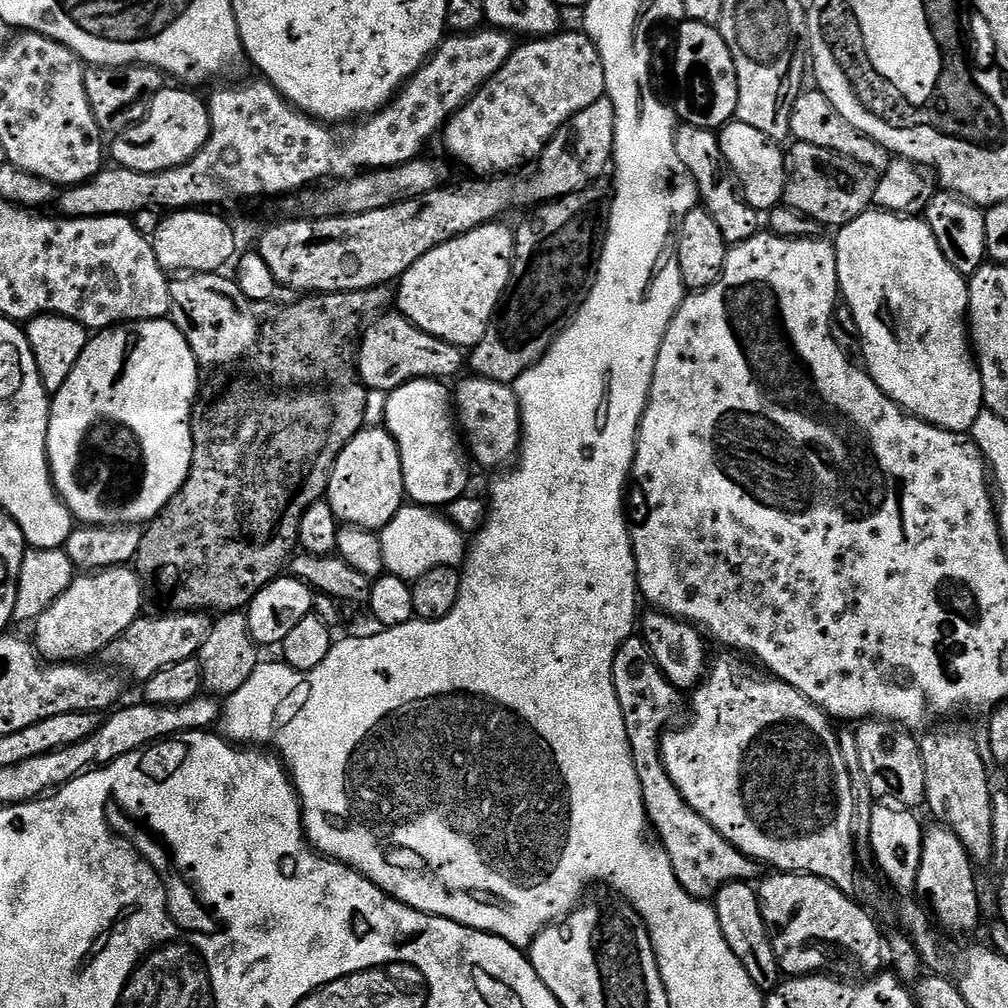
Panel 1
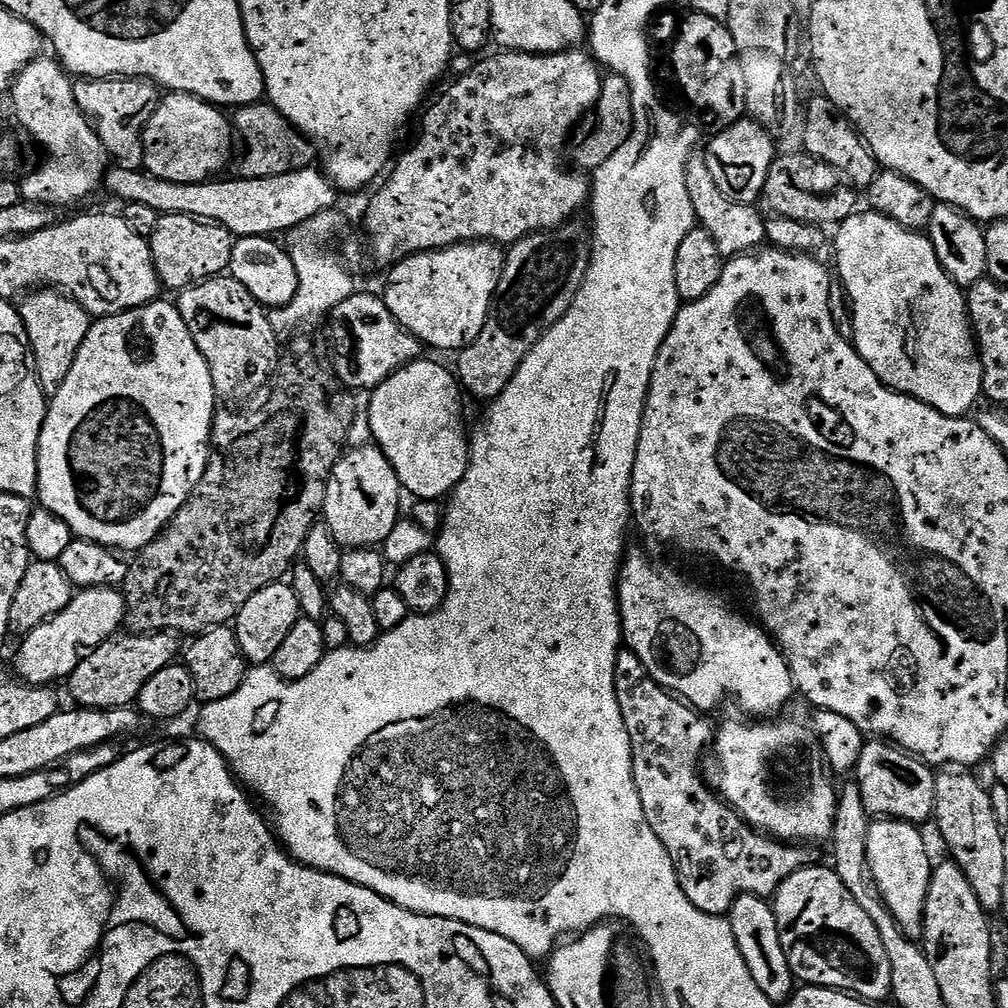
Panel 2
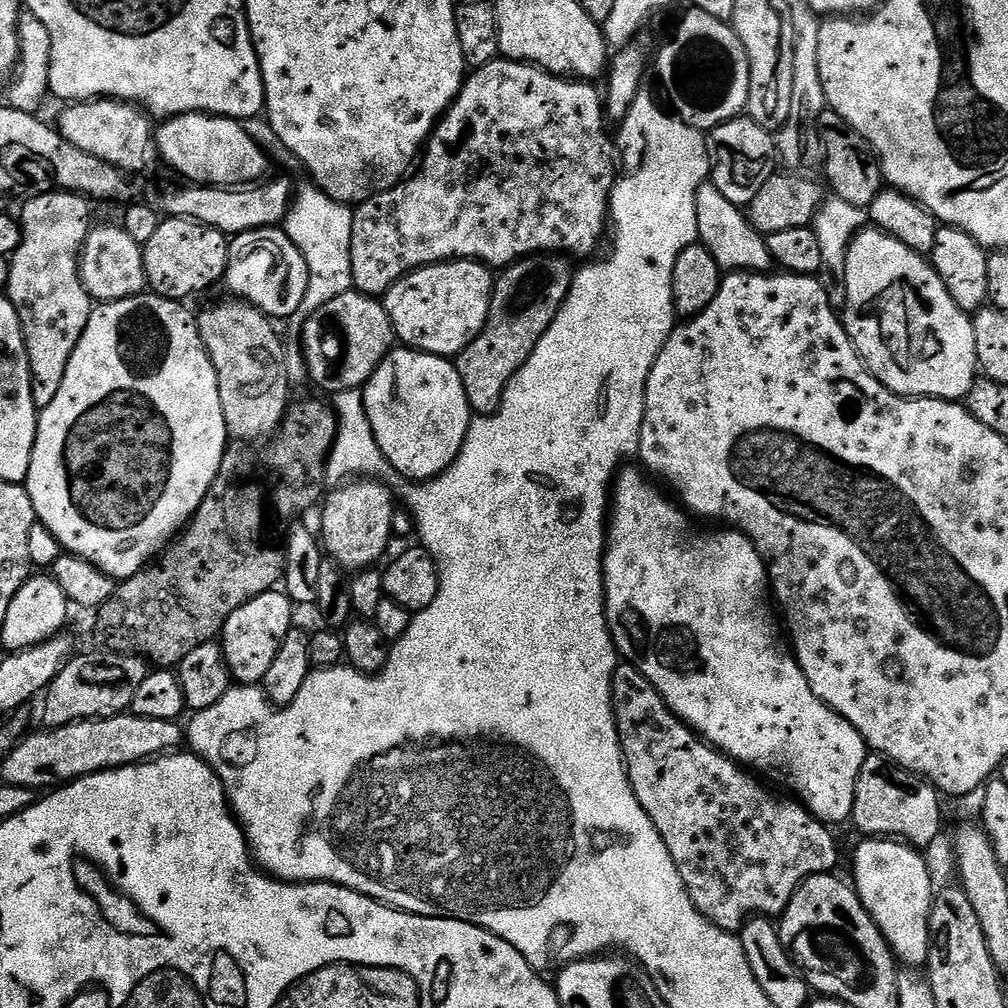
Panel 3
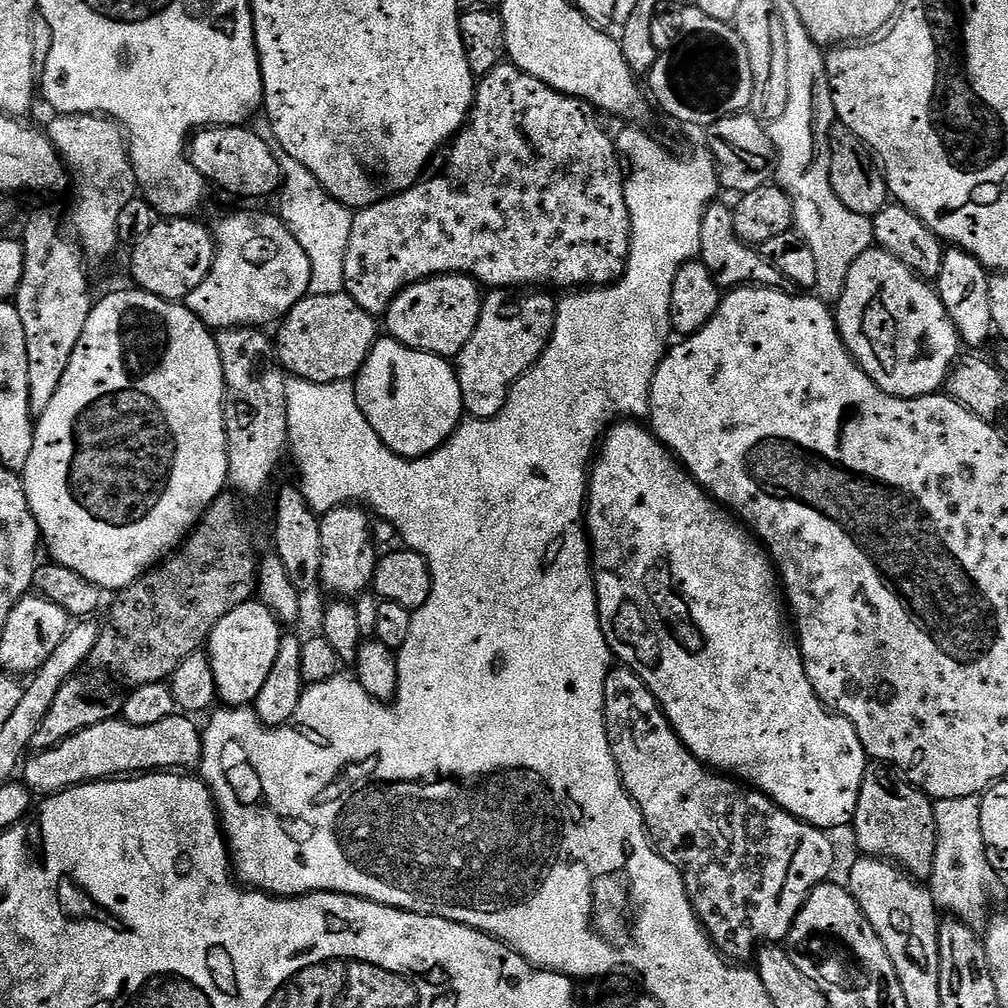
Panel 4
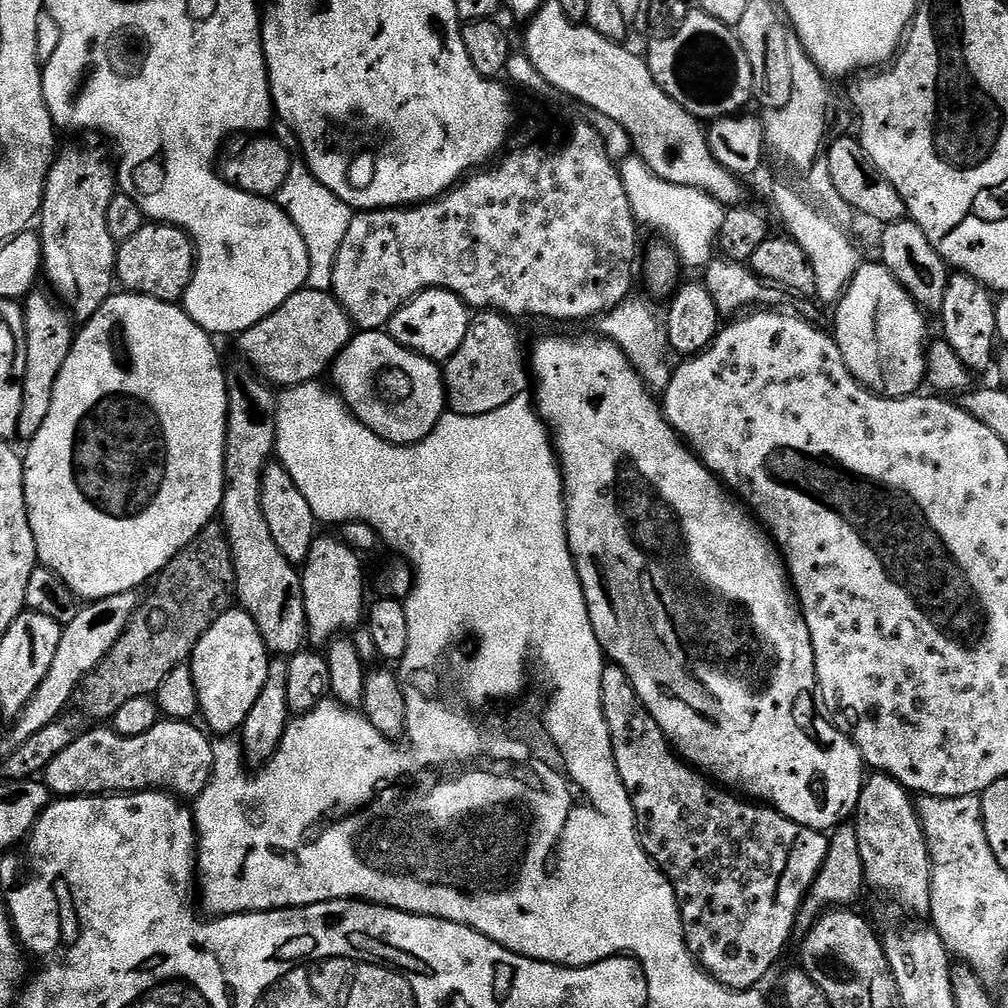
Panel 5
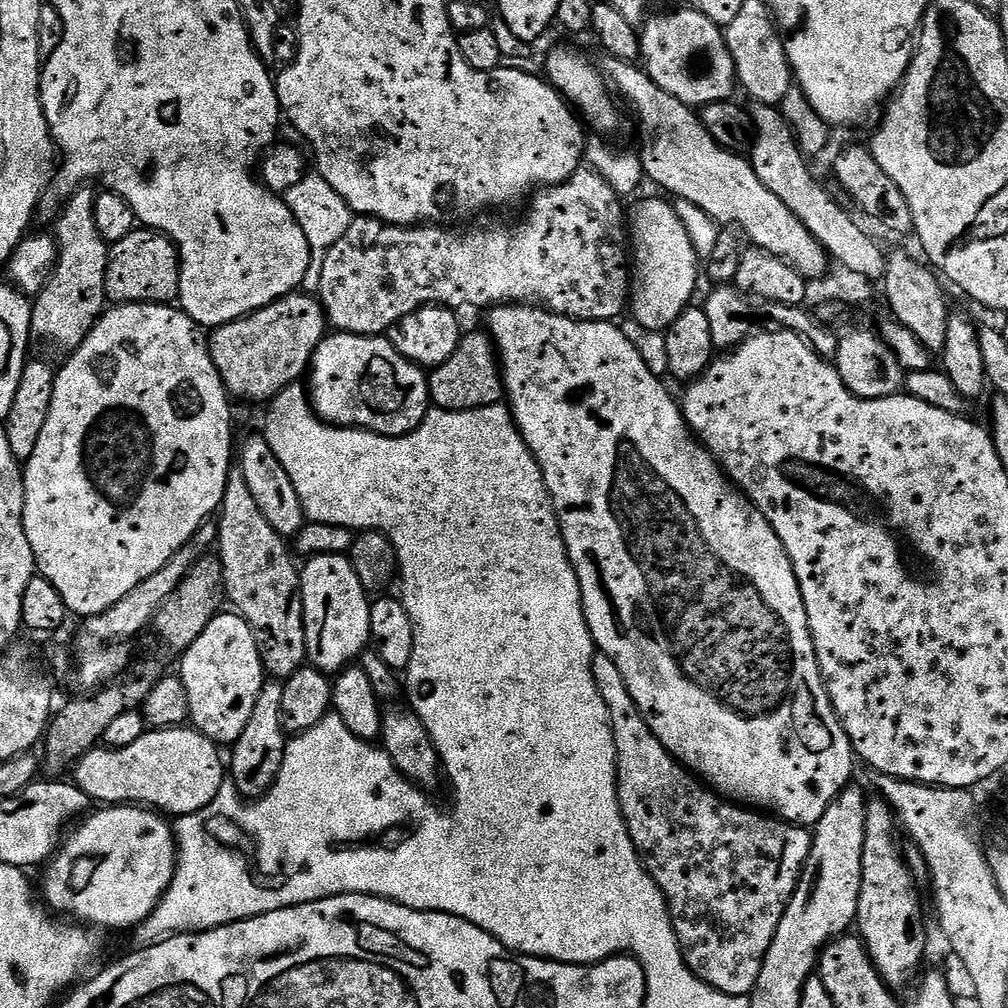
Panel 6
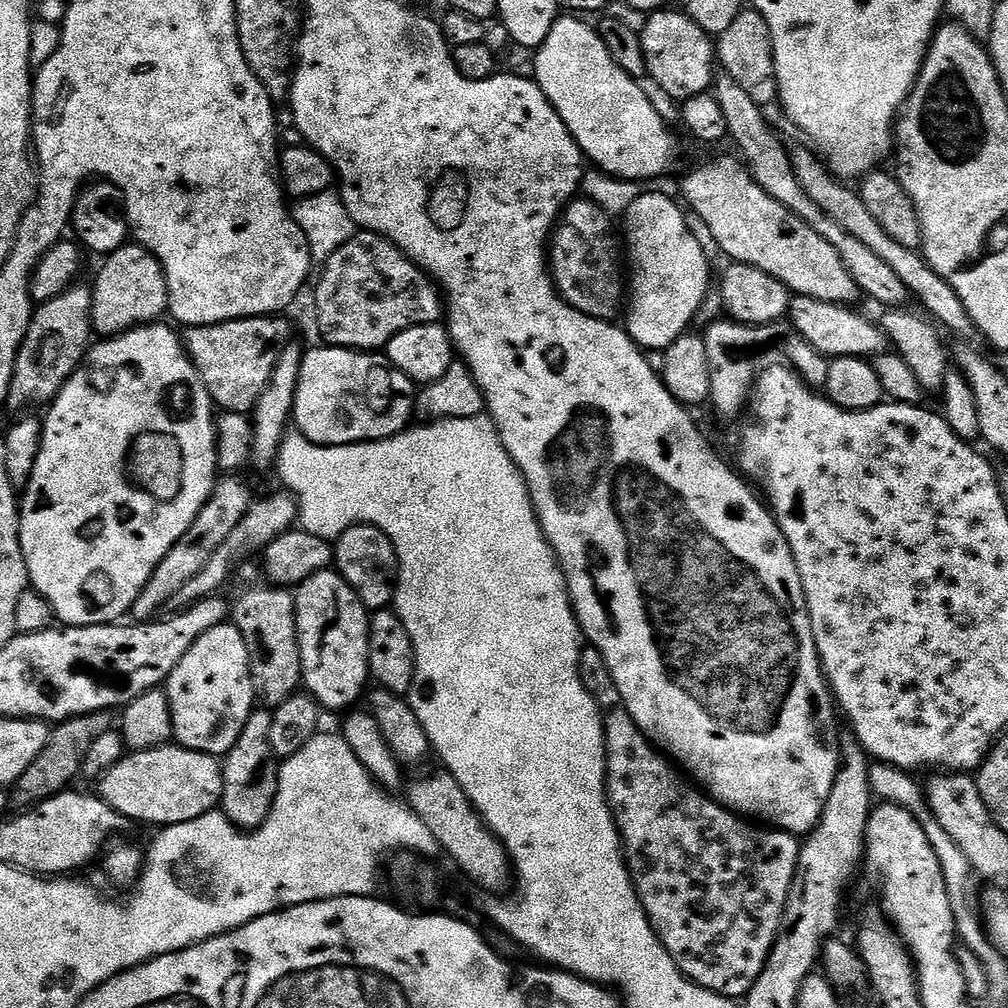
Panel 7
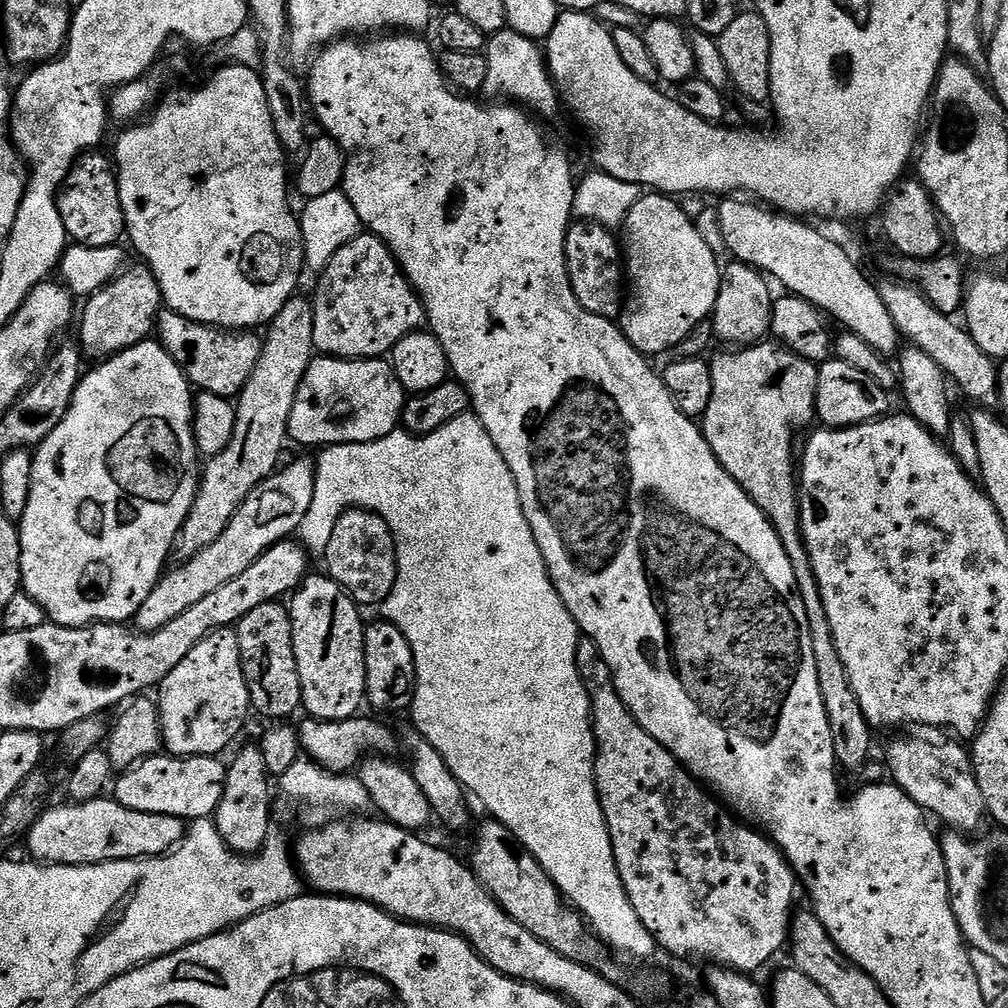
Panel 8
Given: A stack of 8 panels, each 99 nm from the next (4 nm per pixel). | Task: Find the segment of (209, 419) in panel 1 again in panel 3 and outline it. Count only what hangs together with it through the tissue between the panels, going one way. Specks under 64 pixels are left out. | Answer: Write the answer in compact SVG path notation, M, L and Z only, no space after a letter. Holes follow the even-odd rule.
M300 400L289 403L288 410L284 414L284 420L275 434L263 445L261 452L252 452L248 446L232 446L224 453L224 461L216 475L216 481L210 486L206 498L198 506L198 510L192 515L190 523L163 549L162 554L157 555L142 571L134 574L129 580L121 580L116 585L114 594L95 613L96 632L105 649L109 652L123 652L126 656L142 656L149 665L160 670L175 669L197 646L216 640L221 635L234 610L246 603L247 600L258 598L264 592L273 591L284 579L284 546L290 526L297 523L296 520L303 512L308 512L312 507L321 503L326 492L326 477L328 475L328 455L332 452L332 443L336 440L336 425L338 417L335 407L331 403L323 404L320 400Z

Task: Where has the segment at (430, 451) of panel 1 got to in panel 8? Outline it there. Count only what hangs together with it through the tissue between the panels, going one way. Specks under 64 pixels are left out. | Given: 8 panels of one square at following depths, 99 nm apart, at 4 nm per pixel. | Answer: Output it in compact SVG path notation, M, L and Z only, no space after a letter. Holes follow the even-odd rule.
M317 355L306 370L288 435L308 448L323 449L334 444L365 444L381 440L401 427L406 393L387 359L339 360Z

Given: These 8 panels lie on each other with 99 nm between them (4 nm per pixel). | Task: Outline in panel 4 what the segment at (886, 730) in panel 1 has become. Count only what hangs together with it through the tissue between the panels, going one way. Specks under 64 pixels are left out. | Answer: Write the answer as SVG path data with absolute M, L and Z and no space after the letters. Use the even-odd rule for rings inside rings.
M869 766L864 771L862 786L856 803L856 813L852 815L851 831L856 831L856 844L868 858L887 860L903 870L917 882L928 882L934 870L936 826L933 801L919 788L894 775L888 766Z

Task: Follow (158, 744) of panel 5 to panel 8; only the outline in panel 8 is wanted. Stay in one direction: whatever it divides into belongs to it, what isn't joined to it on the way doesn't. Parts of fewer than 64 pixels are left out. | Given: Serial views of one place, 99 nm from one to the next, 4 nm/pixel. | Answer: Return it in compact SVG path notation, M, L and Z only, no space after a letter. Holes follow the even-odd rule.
M151 756L119 773L114 799L130 810L142 810L146 814L166 814L185 822L207 820L222 802L228 773L222 761L214 756Z

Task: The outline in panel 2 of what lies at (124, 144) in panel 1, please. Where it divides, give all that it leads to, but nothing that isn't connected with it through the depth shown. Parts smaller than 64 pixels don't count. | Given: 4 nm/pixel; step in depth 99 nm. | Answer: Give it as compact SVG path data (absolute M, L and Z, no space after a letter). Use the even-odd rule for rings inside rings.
M174 92L165 95L156 105L150 122L144 127L142 137L142 153L144 152L143 171L152 176L162 178L166 182L179 184L203 184L205 180L219 177L220 172L228 164L232 156L232 136L234 137L234 124L231 119L223 116L221 109L205 100L199 100L185 92Z

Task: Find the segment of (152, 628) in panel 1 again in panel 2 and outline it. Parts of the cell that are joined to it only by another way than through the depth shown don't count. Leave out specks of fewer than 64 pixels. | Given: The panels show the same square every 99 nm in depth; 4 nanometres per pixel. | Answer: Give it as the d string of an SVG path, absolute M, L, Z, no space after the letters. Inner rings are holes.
M171 632L117 634L102 642L69 674L66 687L81 708L127 708L140 699L142 686L181 655L182 644Z

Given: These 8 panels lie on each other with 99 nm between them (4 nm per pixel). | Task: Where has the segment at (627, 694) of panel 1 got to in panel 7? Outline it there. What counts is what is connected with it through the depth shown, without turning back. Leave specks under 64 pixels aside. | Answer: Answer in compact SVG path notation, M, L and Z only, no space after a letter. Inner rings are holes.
M591 646L581 647L580 677L586 686L586 690L595 698L601 709L607 710L603 713L603 718L604 745L608 751L608 774L606 777L608 806L612 809L612 816L615 818L616 826L620 830L628 871L632 873L632 884L636 887L636 893L646 910L649 922L652 923L652 927L656 930L656 936L670 954L670 958L674 958L678 970L693 984L697 984L700 988L705 988L711 992L716 992L719 996L729 998L747 996L748 991L754 986L754 982L758 982L758 974L762 974L762 970L766 966L766 958L778 938L778 930L784 917L784 907L788 901L788 895L796 877L796 867L800 861L801 841L791 832L769 830L767 827L757 826L755 823L749 822L745 817L733 812L731 808L725 808L723 804L717 804L707 792L697 787L667 755L657 751L651 739L641 732L639 726L634 722L634 718L630 718L630 714L621 706L622 701L618 694L618 686L610 674L610 666L606 666L606 658L602 658L602 654L598 649Z

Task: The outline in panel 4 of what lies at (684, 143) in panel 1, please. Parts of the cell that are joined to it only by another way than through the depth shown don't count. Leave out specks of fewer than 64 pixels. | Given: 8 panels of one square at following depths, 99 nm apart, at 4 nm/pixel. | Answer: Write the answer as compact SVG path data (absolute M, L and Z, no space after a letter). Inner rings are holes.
M713 202L702 214L702 230L698 234L700 243L699 260L714 278L721 290L731 290L741 286L763 286L783 289L786 277L774 267L753 245L742 242L734 230L734 214L729 205Z

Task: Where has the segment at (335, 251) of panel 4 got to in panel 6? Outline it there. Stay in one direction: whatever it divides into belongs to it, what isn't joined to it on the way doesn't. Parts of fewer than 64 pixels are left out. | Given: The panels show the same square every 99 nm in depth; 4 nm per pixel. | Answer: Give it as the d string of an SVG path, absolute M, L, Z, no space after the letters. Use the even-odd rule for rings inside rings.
M309 174L302 182L292 186L284 193L288 208L295 214L296 221L306 234L307 244L311 250L311 262L307 267L301 289L307 295L317 295L321 288L322 271L326 254L338 239L346 234L349 224L354 218L348 203L319 174Z

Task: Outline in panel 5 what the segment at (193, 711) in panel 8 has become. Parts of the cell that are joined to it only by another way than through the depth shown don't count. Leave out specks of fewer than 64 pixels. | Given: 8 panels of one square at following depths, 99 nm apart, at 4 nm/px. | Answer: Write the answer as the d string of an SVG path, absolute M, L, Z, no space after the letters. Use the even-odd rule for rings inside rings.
M233 606L202 634L190 657L194 684L198 686L199 715L213 733L232 734L244 727L246 714L254 707L262 686L266 686L270 653L254 618L239 606Z

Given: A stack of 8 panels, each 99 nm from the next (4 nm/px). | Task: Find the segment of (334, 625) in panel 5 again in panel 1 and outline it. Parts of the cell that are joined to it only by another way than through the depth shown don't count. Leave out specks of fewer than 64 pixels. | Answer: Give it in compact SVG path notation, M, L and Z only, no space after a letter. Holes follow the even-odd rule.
M365 426L356 433L354 438L350 438L350 442L346 442L342 454L338 454L332 467L326 499L341 524L354 524L371 532L379 532L381 528L385 528L390 522L390 518L394 518L394 514L398 514L398 510L405 507L406 493L402 462L398 454L398 446L387 428Z

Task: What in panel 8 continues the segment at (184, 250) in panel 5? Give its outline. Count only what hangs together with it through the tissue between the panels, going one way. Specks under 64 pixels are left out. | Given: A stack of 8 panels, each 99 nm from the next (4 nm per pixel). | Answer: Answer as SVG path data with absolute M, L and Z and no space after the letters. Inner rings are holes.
M125 267L119 276L114 277L102 290L87 297L84 317L80 320L79 347L83 355L92 362L103 362L117 356L122 350L133 348L153 335L156 318L162 311L160 287L151 268Z

